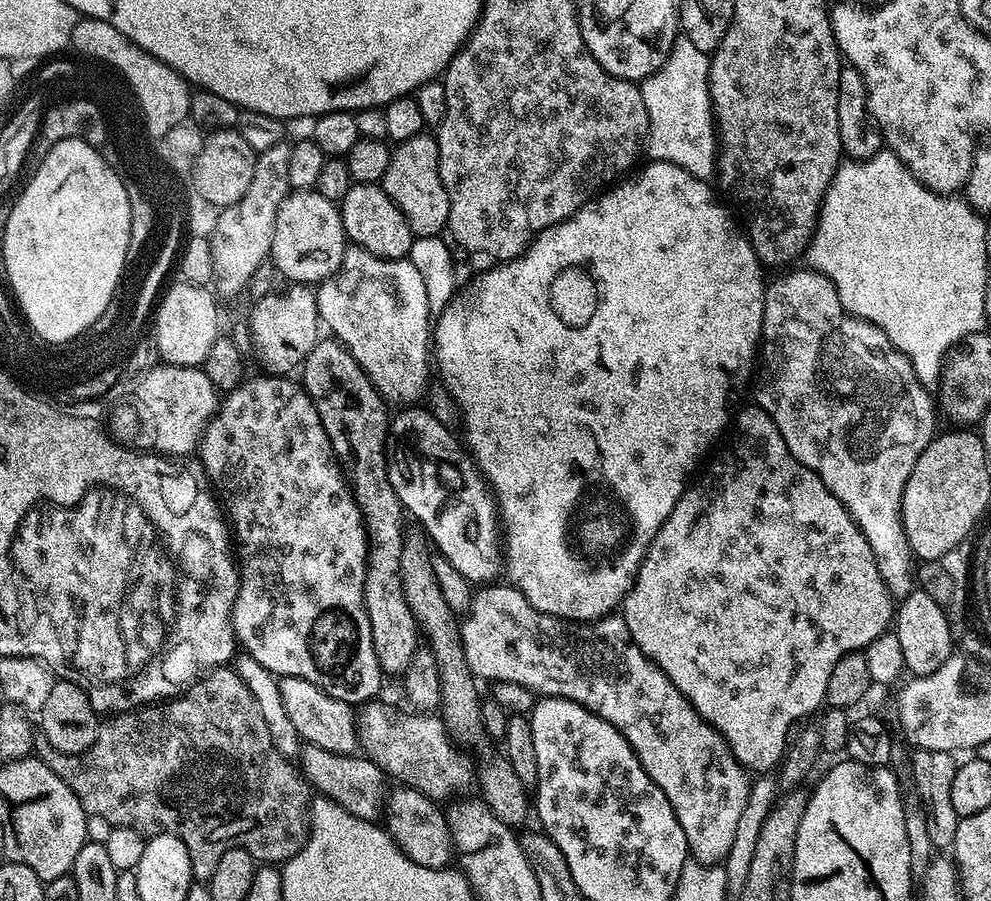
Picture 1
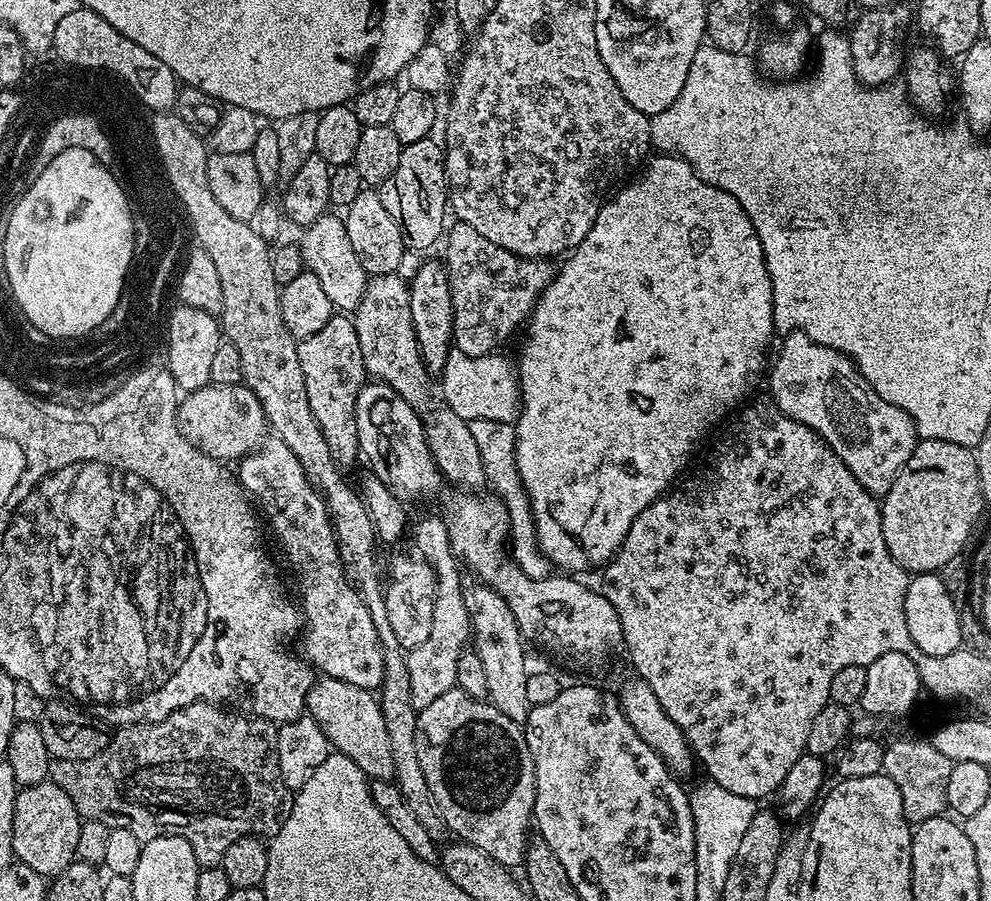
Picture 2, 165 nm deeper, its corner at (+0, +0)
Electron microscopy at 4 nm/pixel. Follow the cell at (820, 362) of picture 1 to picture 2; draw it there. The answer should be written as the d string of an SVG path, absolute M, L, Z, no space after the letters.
M799 330L789 331L785 336L788 337L780 348L780 357L777 358L772 373L771 368L767 373L768 388L772 391L771 403L782 409L790 418L810 426L810 430L821 436L830 446L830 450L834 450L834 454L838 454L838 458L846 462L850 474L854 474L854 478L862 482L870 495L883 498L890 486L894 486L894 478L916 449L918 437L915 422L910 418L910 414L906 414L906 410L883 400L856 369L852 357L845 352L839 352L828 344L814 342Z

